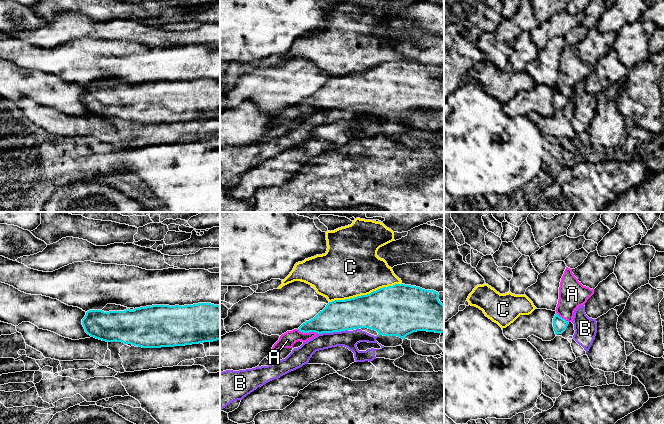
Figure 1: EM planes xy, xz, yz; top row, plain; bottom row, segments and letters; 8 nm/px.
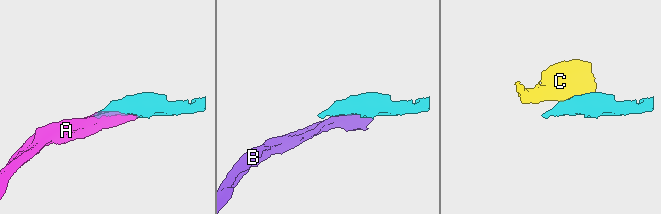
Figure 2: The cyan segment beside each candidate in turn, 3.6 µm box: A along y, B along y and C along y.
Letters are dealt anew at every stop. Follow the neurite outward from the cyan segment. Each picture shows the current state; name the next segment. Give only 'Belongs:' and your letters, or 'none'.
Belongs: A

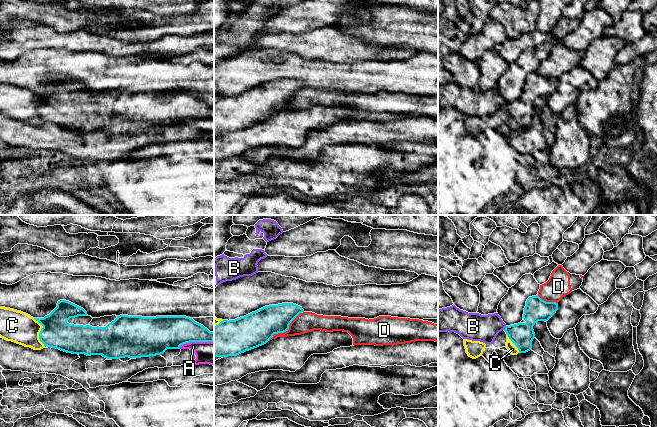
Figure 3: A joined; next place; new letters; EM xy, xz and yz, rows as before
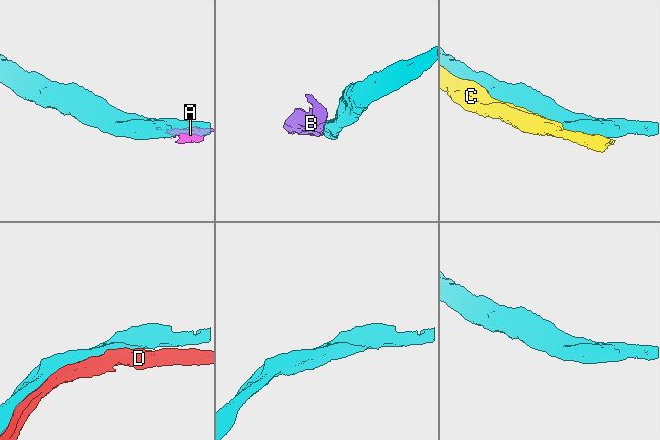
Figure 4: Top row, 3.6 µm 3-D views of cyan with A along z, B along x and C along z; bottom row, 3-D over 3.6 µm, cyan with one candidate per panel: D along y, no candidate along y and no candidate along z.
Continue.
Belongs: none

